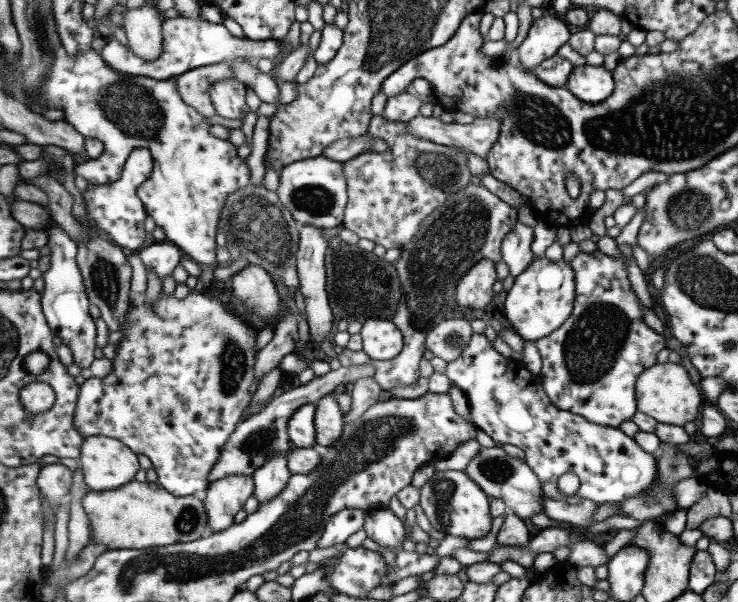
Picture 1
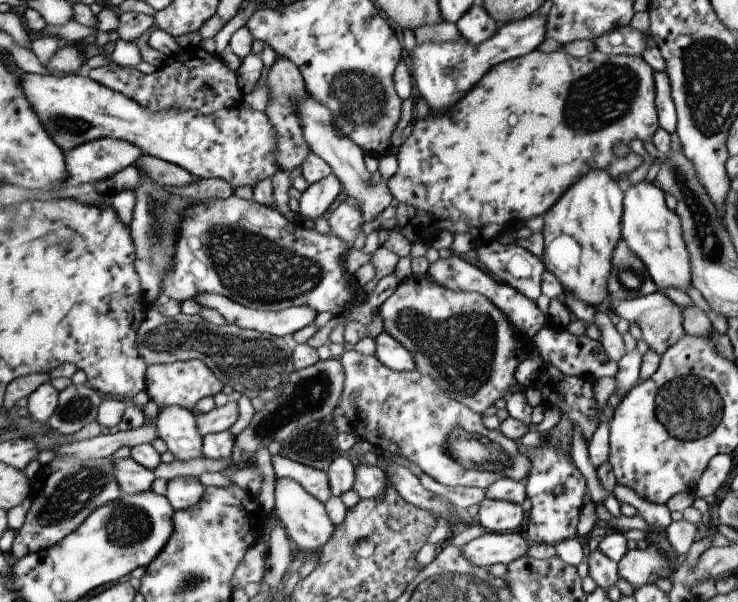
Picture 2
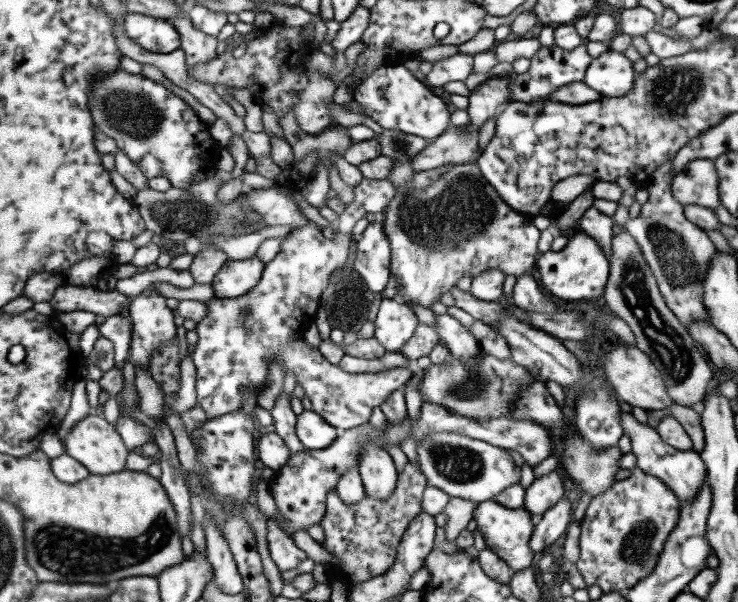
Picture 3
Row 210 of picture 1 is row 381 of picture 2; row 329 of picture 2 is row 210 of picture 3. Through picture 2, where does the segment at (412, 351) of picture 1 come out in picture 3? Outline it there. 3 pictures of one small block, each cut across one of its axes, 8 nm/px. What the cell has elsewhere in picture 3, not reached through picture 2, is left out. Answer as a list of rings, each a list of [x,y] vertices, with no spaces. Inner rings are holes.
[[[383,128],[381,134],[377,134],[379,142],[379,154],[391,160],[391,172],[387,174],[387,182],[395,186],[395,194],[389,200],[387,208],[381,212],[381,228],[385,238],[389,240],[391,248],[391,274],[397,274],[399,280],[399,302],[411,302],[423,308],[429,308],[433,302],[437,302],[437,296],[443,292],[449,292],[453,286],[457,286],[459,278],[469,276],[475,278],[477,274],[497,268],[507,276],[523,276],[529,274],[537,260],[537,240],[539,240],[539,228],[533,224],[533,216],[517,214],[513,208],[509,208],[497,194],[497,190],[481,176],[477,166],[451,166],[451,170],[443,172],[443,176],[435,178],[427,186],[413,186],[413,180],[419,172],[411,168],[411,162],[423,148],[427,148],[433,138],[421,138],[413,134],[405,134],[399,130],[387,130]]]

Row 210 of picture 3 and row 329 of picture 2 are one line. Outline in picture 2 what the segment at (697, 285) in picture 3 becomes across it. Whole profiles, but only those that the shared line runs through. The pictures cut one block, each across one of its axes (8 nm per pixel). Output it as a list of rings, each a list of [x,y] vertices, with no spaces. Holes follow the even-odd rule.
[[[655,292],[655,294],[649,294],[645,298],[633,298],[633,300],[613,300],[611,296],[607,296],[607,300],[611,300],[609,304],[613,304],[611,308],[611,316],[615,320],[627,320],[629,326],[631,324],[637,324],[639,330],[643,332],[641,340],[645,340],[645,344],[649,346],[649,350],[657,352],[659,356],[663,356],[663,352],[671,346],[675,346],[683,336],[685,336],[685,330],[683,330],[683,310],[671,302],[665,294],[661,292]]]

